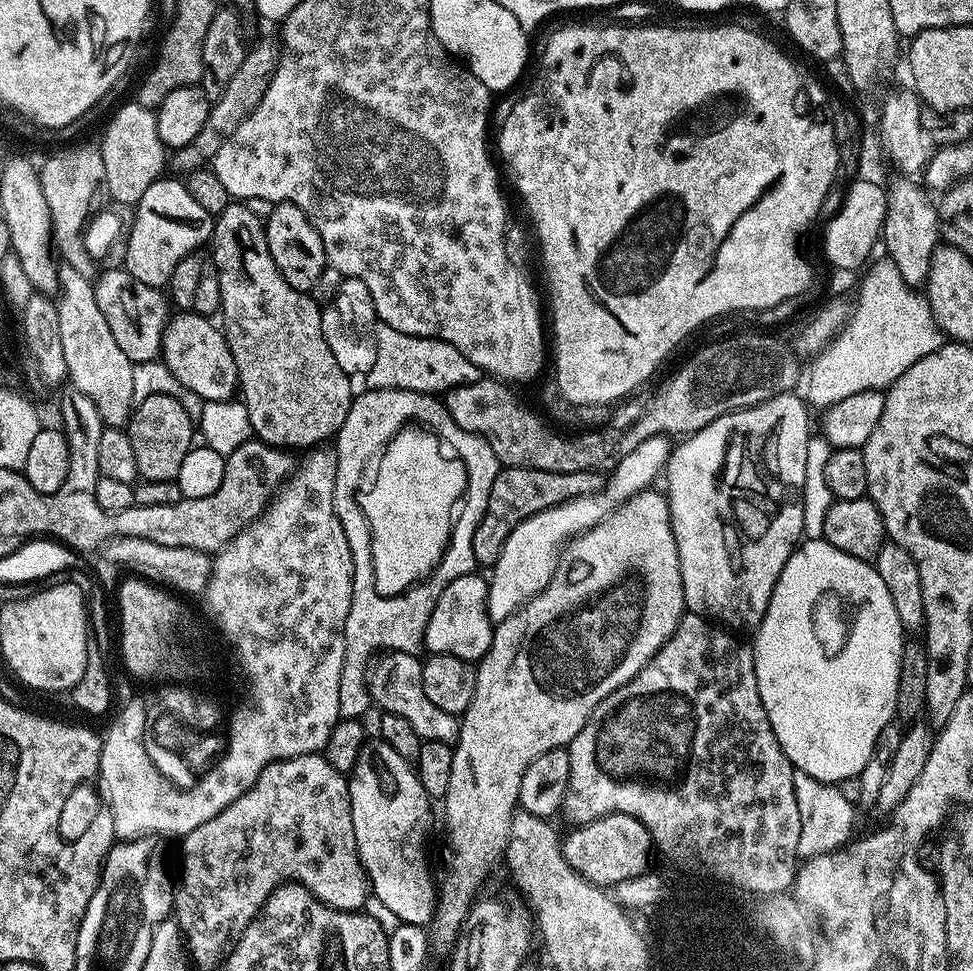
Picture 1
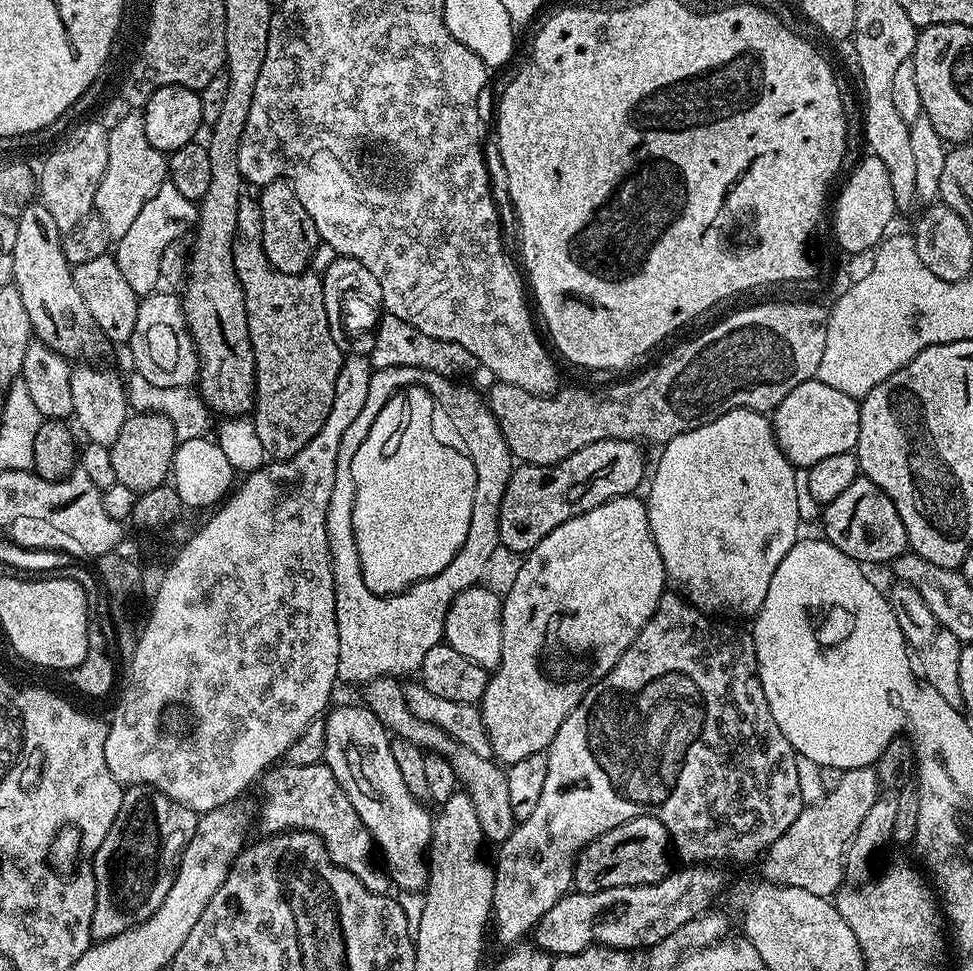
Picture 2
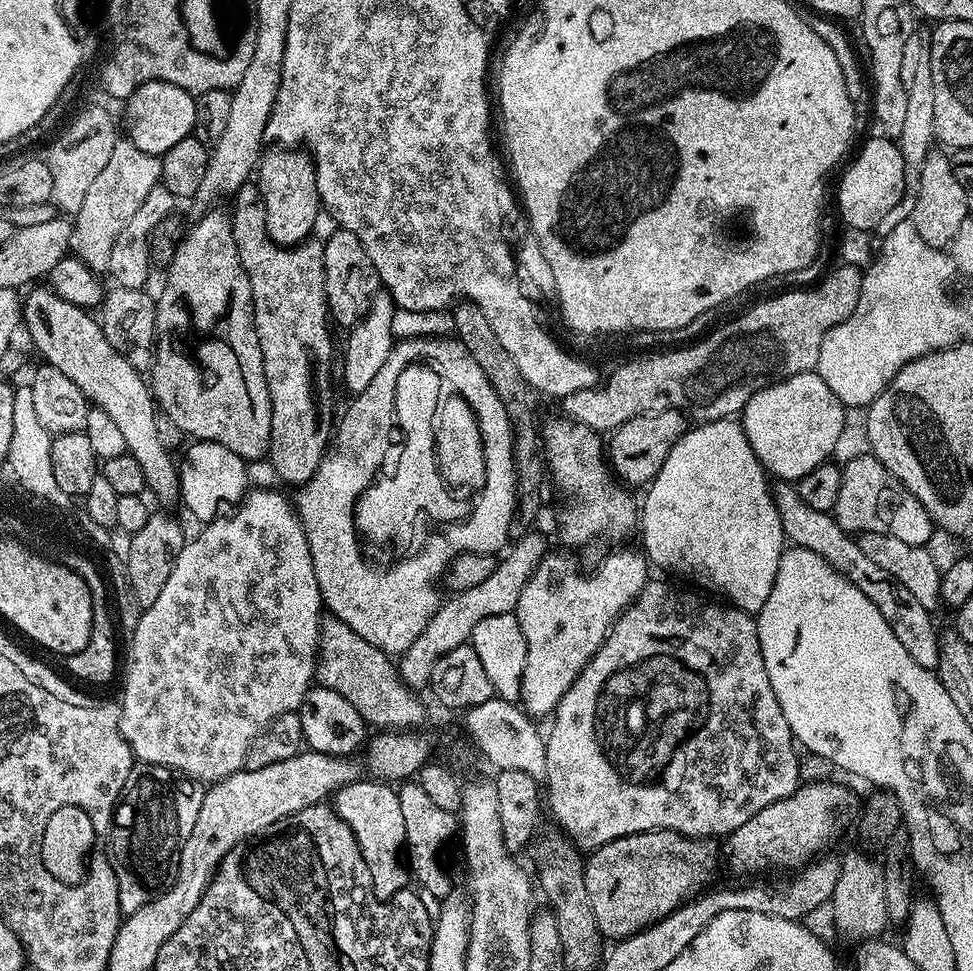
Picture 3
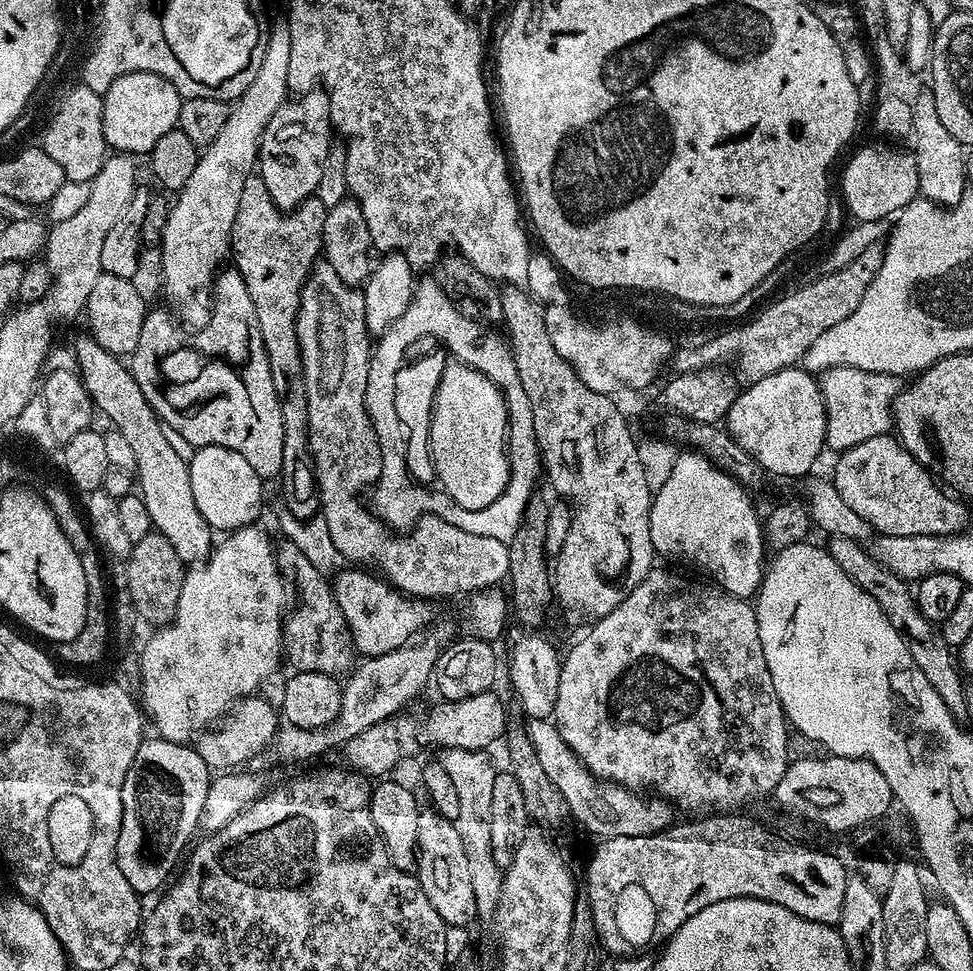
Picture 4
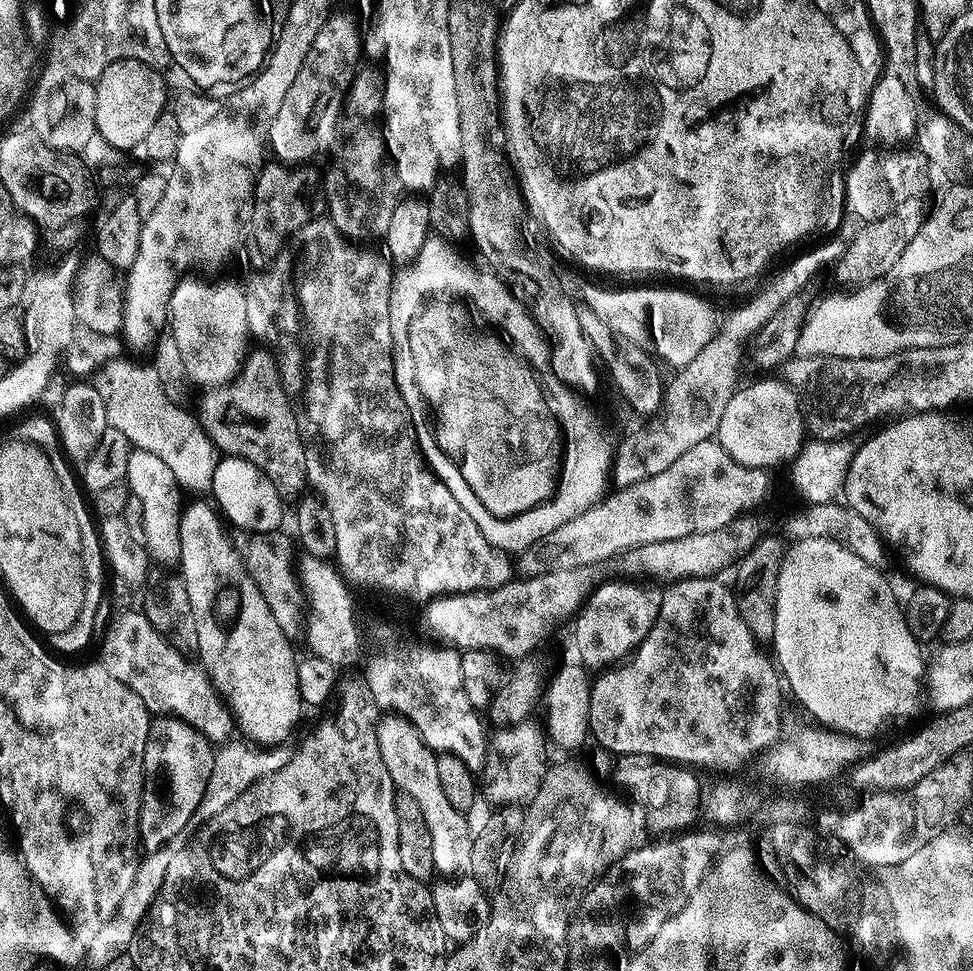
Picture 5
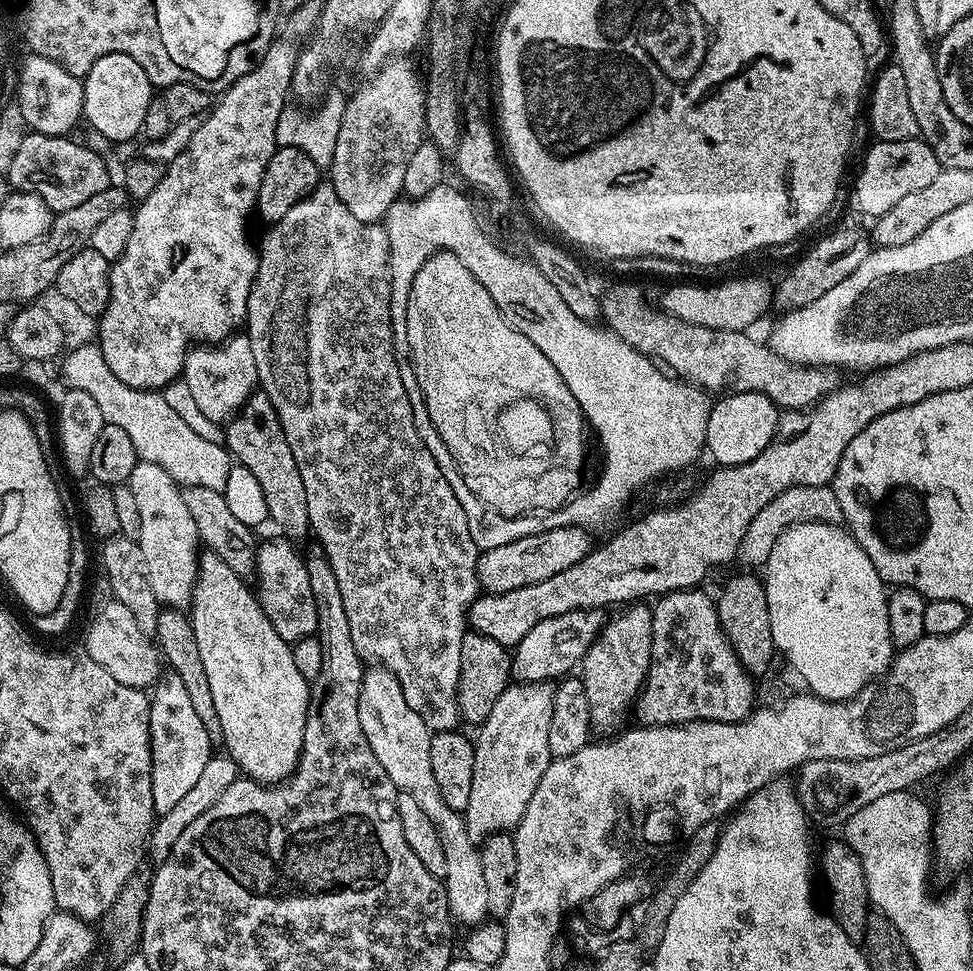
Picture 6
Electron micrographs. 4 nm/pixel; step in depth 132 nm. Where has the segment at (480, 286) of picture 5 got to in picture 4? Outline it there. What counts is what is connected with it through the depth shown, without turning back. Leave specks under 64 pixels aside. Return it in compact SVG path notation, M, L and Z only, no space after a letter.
M435 279L424 280L417 283L413 291L413 299L410 306L391 324L384 333L379 335L372 353L370 374L367 375L366 402L367 414L371 418L371 424L395 424L400 425L398 412L396 411L396 376L399 370L407 361L408 350L420 339L430 336L439 338L439 342L459 363L470 365L483 373L489 380L497 384L500 391L504 393L508 406L508 464L512 467L512 479L506 490L506 494L512 496L519 493L519 485L525 480L537 479L537 473L542 470L542 451L540 441L536 437L535 408L532 400L526 394L525 386L522 384L519 373L517 372L516 359L512 356L511 347L505 339L499 338L486 332L483 326L470 314L464 312L453 297L451 297Z

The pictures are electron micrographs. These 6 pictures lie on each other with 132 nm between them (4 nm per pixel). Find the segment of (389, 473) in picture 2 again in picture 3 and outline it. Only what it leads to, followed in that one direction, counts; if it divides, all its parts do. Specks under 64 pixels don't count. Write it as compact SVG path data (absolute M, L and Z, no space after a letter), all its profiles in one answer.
M419 362L410 364L402 371L396 383L395 412L396 424L399 431L402 430L405 438L402 452L398 456L396 472L392 476L371 481L360 493L358 502L355 501L356 528L357 531L367 540L374 542L388 542L400 537L415 518L420 514L436 520L438 524L454 523L461 521L468 512L468 504L462 500L456 500L451 496L453 493L444 481L437 466L435 455L435 418L442 402L441 390L444 390L444 383L436 371L425 363Z

